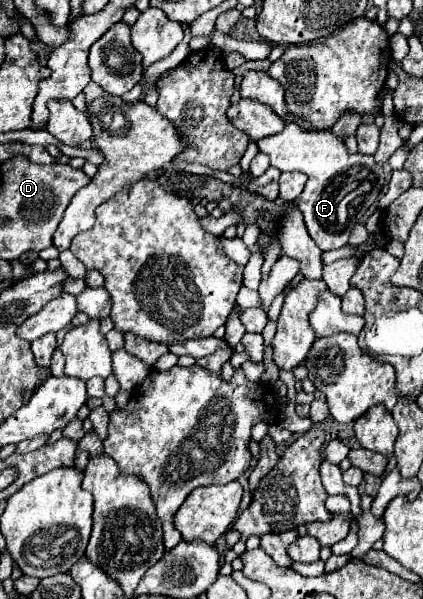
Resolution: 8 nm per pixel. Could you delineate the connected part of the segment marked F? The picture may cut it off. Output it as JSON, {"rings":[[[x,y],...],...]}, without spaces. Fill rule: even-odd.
{"rings":[[[288,124],[284,132],[266,136],[258,142],[260,152],[270,156],[270,164],[278,170],[298,170],[308,176],[305,188],[297,199],[306,228],[312,240],[322,250],[336,250],[348,244],[348,234],[354,224],[374,204],[384,186],[382,166],[372,156],[348,154],[344,142],[328,132],[306,132],[298,124]],[[348,186],[348,190],[344,190]]]}

